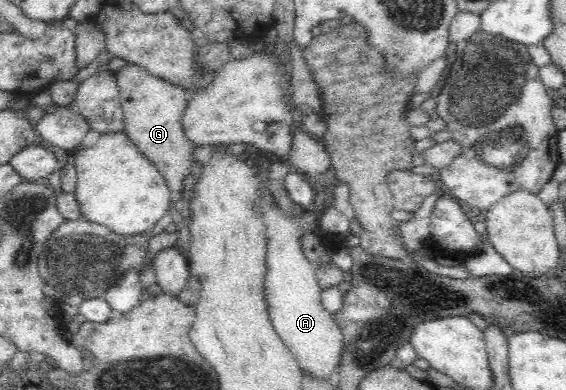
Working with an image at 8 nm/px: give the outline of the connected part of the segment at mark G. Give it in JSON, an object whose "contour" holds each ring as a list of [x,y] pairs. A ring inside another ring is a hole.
{"contour":[[[131,63],[119,68],[114,73],[114,78],[122,103],[127,138],[153,164],[155,170],[167,183],[169,190],[181,192],[185,176],[194,174],[198,170],[198,164],[192,162],[194,148],[195,151],[202,151],[201,148],[187,142],[185,134],[181,132],[181,117],[189,98],[185,94],[185,88],[181,84],[173,84],[151,75],[144,67]]]}

